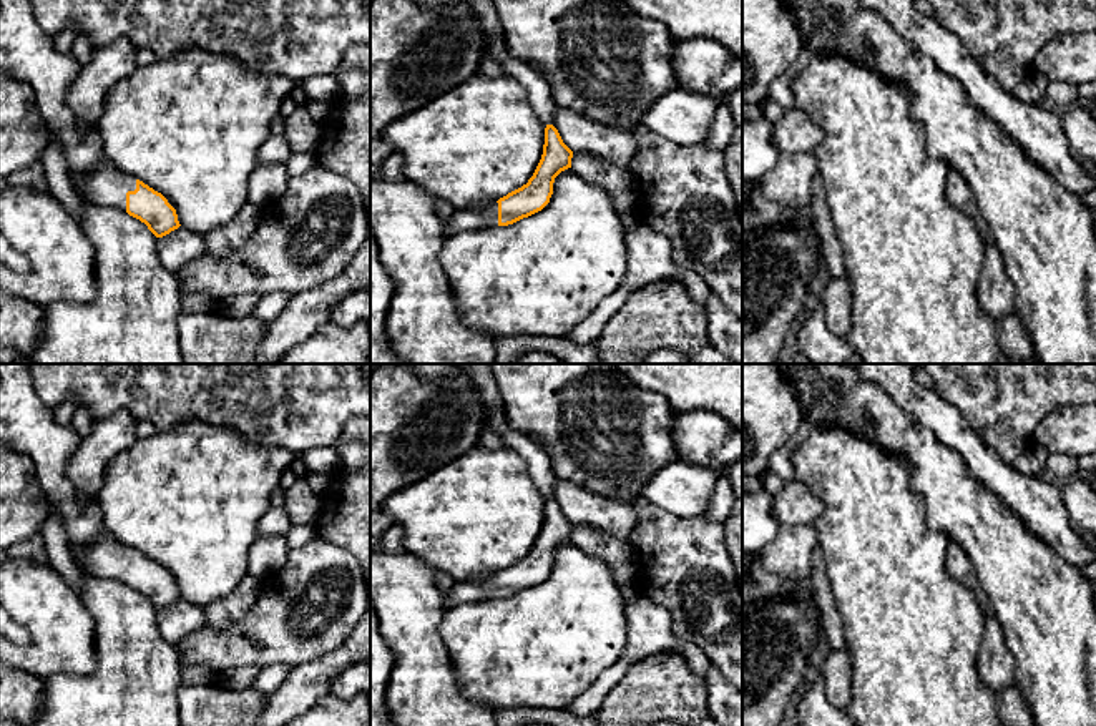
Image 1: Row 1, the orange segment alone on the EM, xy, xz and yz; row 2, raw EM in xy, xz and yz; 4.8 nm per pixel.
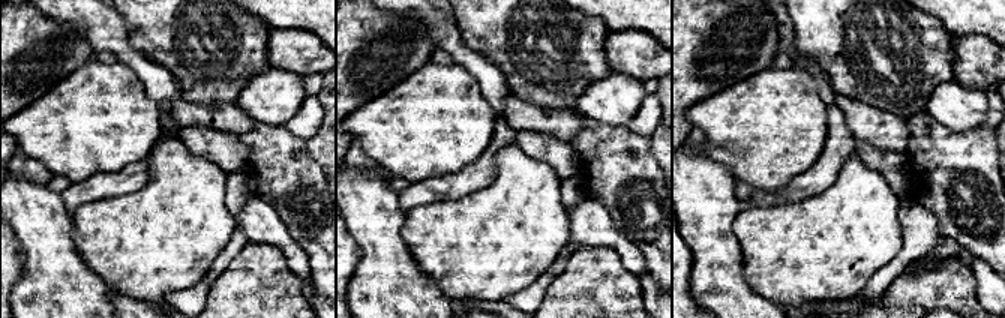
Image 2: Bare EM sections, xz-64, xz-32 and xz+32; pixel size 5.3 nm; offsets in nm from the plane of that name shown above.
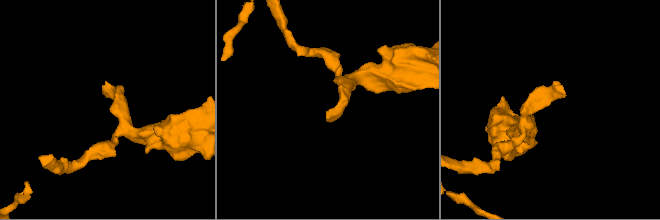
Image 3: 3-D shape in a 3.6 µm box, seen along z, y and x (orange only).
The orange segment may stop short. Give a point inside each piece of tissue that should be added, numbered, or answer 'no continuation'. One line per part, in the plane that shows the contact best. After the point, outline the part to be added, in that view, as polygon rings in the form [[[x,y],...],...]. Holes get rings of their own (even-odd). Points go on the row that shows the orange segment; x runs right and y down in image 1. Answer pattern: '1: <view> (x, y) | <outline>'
1: xy (103, 185) | [[[110,161],[93,166],[78,181],[70,176],[71,184],[86,204],[113,206],[126,211],[126,193],[136,189],[136,178],[118,171]]]

